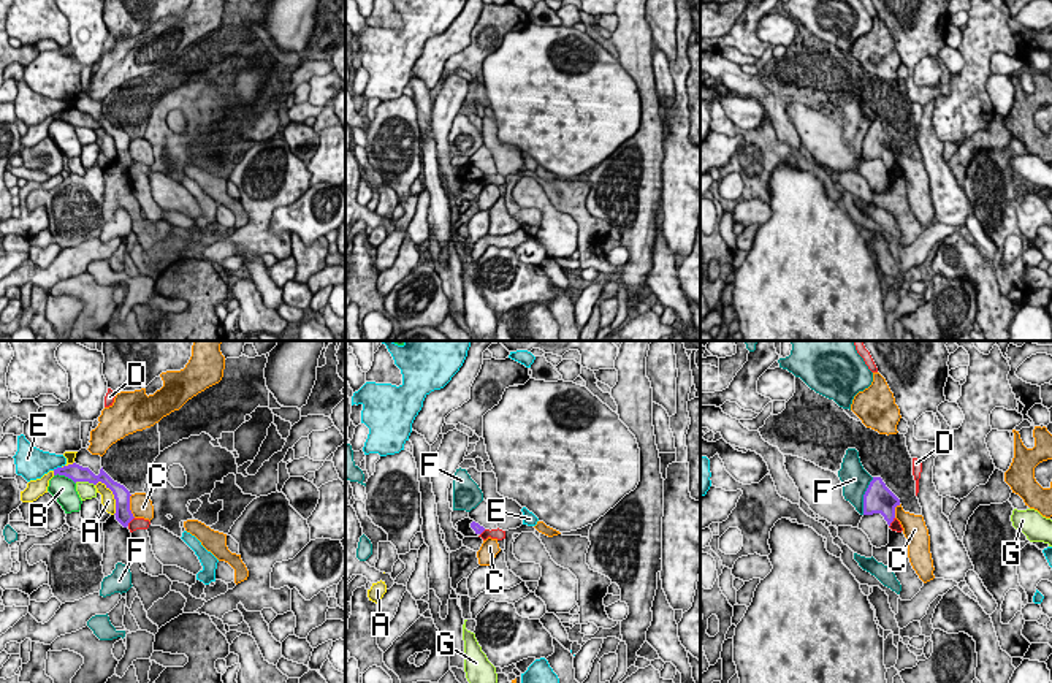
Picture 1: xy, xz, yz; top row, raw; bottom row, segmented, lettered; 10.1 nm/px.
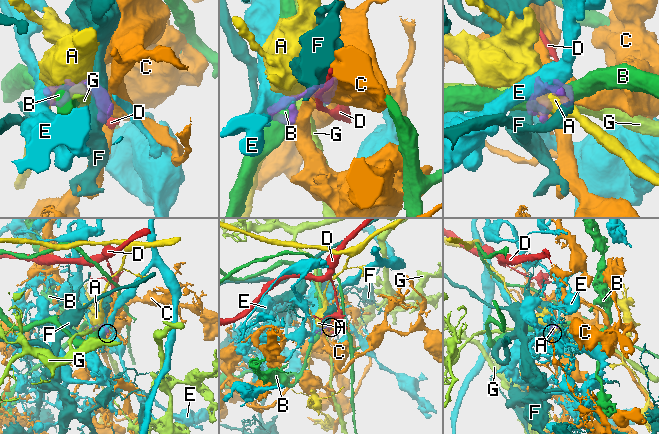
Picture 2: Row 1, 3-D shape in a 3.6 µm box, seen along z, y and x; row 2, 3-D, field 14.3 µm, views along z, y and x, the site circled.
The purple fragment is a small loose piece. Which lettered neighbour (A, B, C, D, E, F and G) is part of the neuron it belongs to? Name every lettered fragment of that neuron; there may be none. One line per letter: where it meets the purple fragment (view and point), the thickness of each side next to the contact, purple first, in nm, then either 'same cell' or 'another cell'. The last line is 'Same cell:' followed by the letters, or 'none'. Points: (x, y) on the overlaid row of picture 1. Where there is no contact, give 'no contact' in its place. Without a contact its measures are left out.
A: contact xy (114, 496); calibres 170 and 140 nm; another cell
B: contact xy (65, 476); calibres 170 and 240 nm; another cell
C: contact xy (129, 506); calibres 170 and 220 nm; another cell
D: contact xy (130, 520); calibres 170 and 130 nm; another cell
E: contact xy (57, 468); calibres 170 and 320 nm; another cell
F: contact yz (864, 496); calibres 300 and 280 nm; another cell
G: contact xy (84, 480); calibres 170 and 170 nm; another cell
Same cell: none

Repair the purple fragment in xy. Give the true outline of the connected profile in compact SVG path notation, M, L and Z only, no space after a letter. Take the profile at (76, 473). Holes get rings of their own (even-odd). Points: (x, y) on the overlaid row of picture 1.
M76 463L54 469L54 475L65 475L76 482L89 482L97 485L105 483L116 499L116 513L103 523L105 532L105 553L103 553L103 574L111 575L117 563L125 564L132 572L132 585L147 612L158 599L163 599L170 591L173 582L166 575L152 577L141 570L143 564L133 550L132 532L128 523L135 518L130 510L130 491L114 482L103 467L95 475L89 467Z

